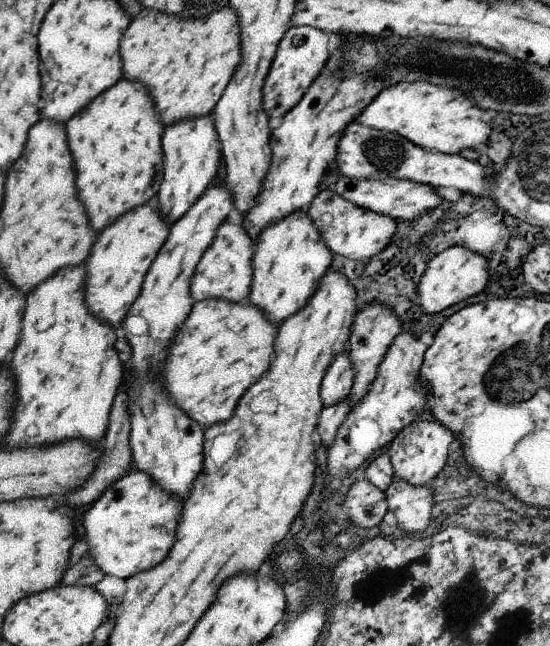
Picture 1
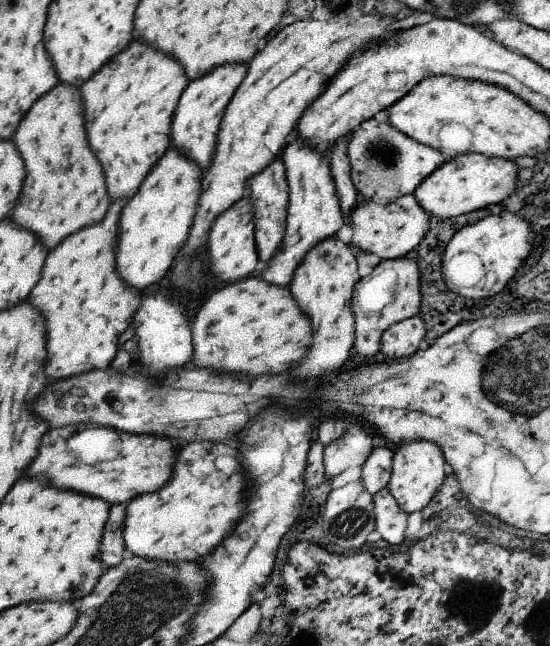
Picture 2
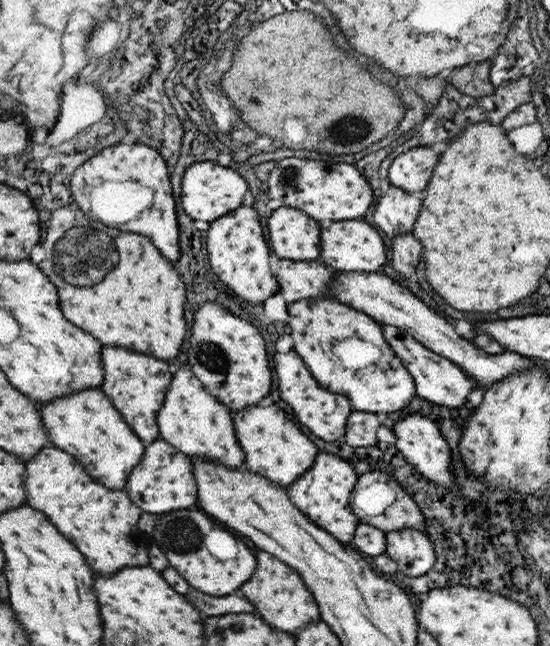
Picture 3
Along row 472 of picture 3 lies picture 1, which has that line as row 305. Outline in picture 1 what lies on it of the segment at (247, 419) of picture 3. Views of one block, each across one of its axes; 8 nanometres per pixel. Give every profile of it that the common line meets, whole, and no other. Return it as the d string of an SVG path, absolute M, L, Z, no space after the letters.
M297 210L291 216L283 216L255 238L257 252L253 254L253 290L249 290L247 304L265 310L271 322L281 322L313 298L321 278L327 274L331 262L331 250L325 246L321 232L309 218L307 210Z

